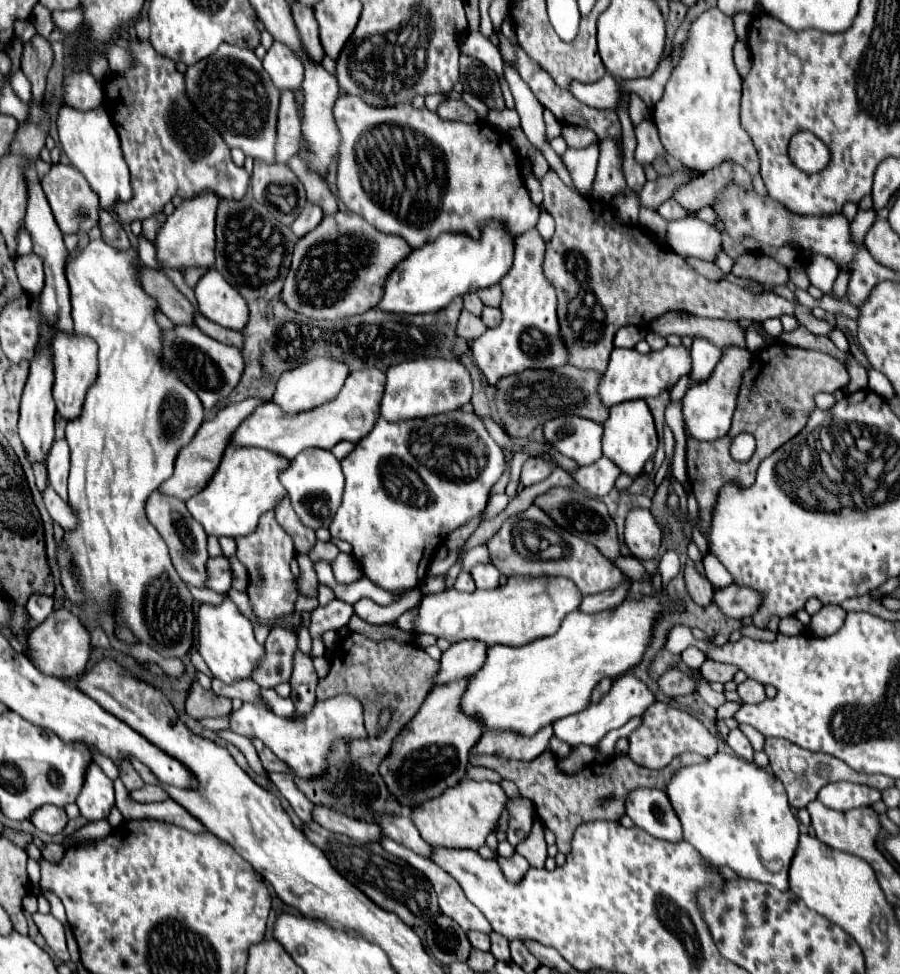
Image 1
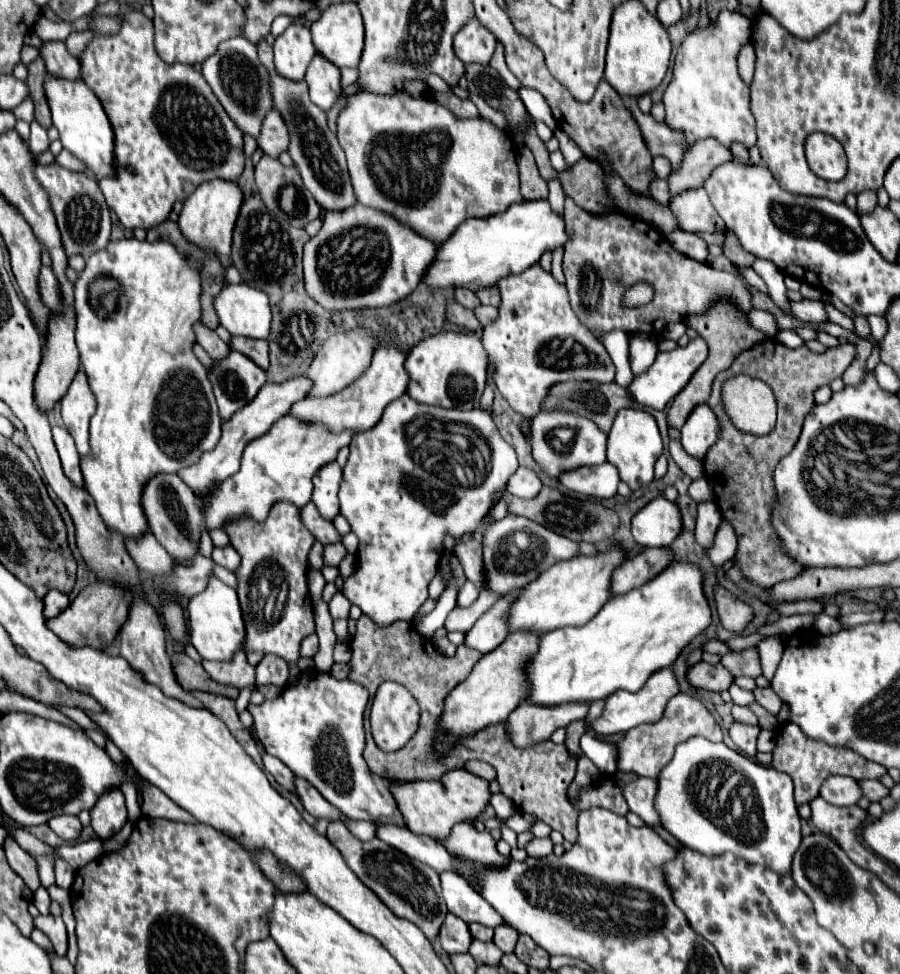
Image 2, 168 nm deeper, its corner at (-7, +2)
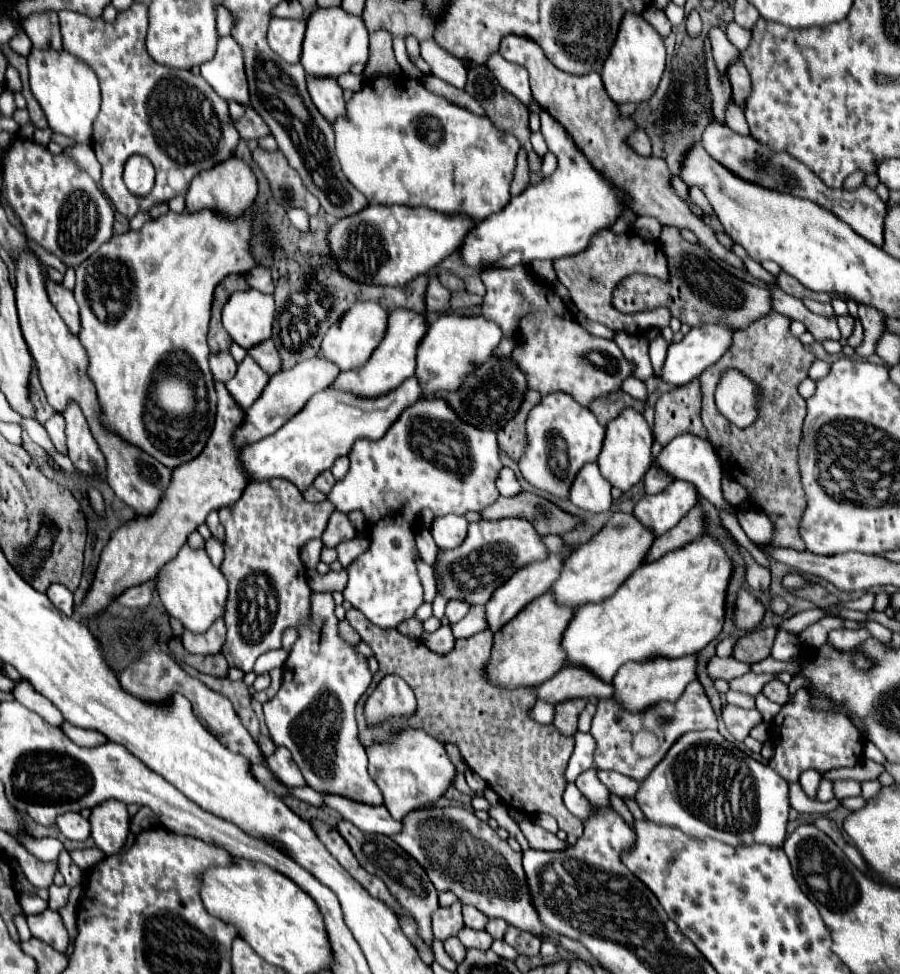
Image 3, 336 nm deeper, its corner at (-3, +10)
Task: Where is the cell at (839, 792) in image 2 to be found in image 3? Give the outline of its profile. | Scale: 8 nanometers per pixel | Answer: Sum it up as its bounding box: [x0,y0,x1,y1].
[816,779,834,801]

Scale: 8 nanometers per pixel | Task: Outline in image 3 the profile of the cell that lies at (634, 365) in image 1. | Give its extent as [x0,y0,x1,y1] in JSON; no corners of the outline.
[662,323,734,385]

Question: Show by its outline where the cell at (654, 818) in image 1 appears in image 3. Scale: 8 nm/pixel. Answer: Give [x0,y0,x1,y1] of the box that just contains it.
[598,769,638,797]

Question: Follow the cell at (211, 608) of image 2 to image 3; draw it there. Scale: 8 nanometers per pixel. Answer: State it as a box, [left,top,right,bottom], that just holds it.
[156,545,228,633]

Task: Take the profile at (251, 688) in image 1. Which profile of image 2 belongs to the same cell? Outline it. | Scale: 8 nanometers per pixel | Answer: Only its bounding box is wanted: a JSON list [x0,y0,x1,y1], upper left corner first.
[202,651,256,689]

